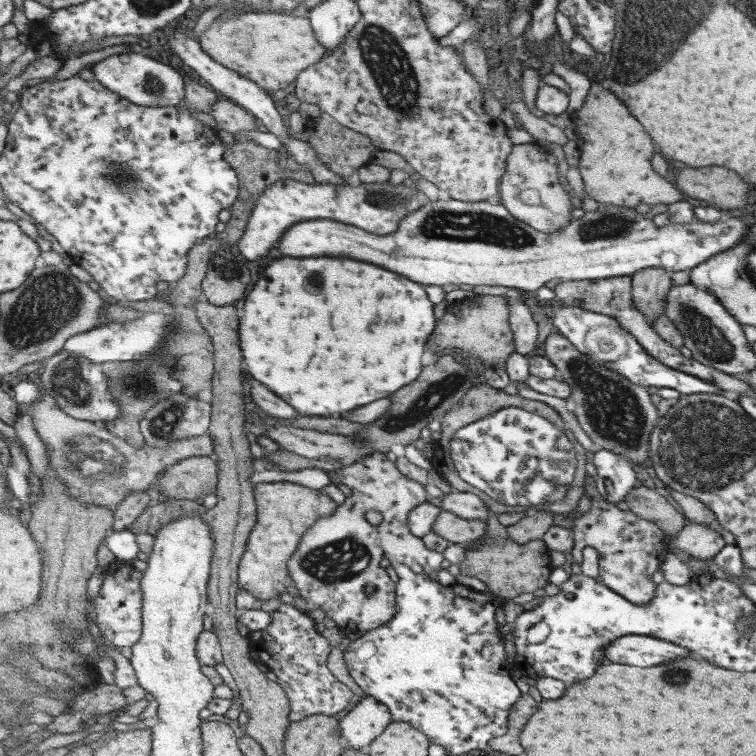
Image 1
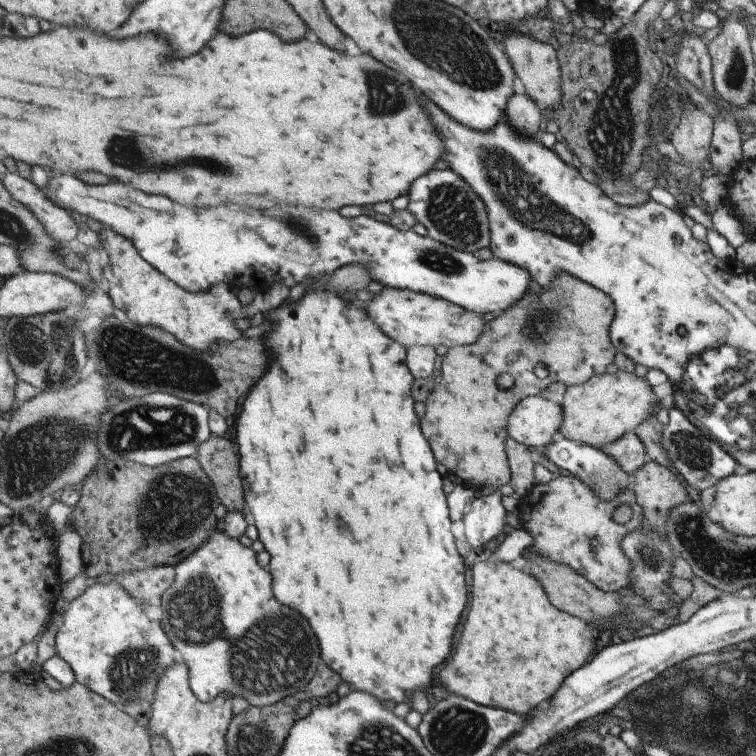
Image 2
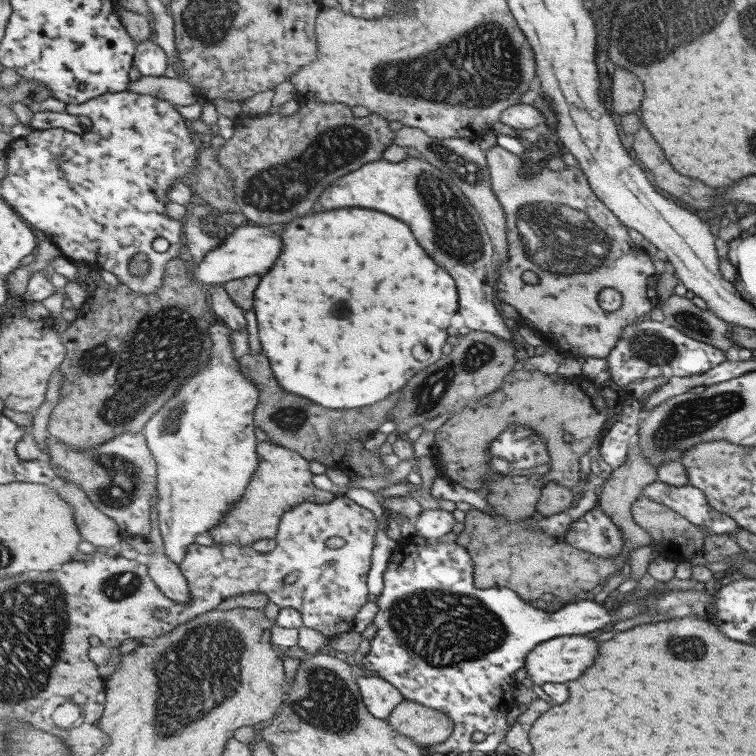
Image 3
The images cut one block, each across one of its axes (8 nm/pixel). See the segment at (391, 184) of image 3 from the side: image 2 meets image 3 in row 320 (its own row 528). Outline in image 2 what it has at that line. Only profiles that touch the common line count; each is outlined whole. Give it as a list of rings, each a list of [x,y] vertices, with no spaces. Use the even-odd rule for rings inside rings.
[[[499,489],[475,498],[462,520],[467,541],[475,551],[481,553],[481,546],[493,543],[493,538],[499,538],[503,530],[508,530],[507,510],[501,498],[503,492]]]

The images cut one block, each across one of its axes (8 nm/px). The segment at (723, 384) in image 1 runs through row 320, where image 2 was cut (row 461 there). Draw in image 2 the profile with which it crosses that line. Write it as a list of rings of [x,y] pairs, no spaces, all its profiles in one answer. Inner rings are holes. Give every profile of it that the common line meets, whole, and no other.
[[[636,432],[605,445],[603,450],[618,460],[622,469],[625,469],[630,475],[634,475],[649,462],[648,450]]]

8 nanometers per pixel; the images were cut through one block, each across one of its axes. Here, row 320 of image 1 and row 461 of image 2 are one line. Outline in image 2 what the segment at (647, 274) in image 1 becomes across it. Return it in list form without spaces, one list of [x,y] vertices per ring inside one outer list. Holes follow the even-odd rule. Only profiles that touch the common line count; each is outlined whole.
[[[655,461],[642,466],[633,475],[633,492],[644,508],[651,527],[663,535],[669,511],[688,500],[681,478]]]

